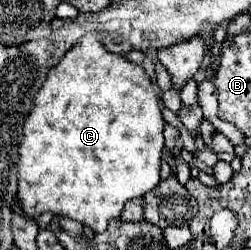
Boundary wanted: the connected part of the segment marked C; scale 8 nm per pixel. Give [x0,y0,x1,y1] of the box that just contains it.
[19,34,165,232]

